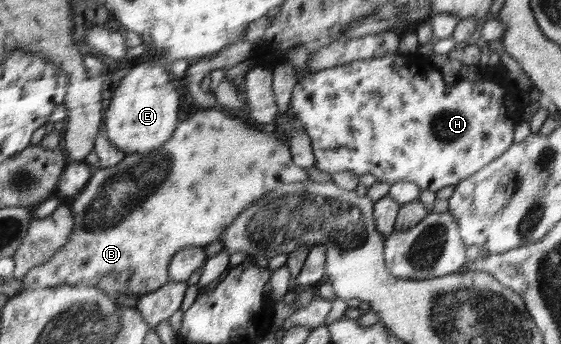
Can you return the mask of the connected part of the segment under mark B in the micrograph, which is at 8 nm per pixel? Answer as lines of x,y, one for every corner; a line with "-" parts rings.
213,107
209,109
198,108
197,112
179,122
177,128
173,130
173,136
159,150
147,154
129,154
123,157
123,160
111,168
94,169
91,178
85,188
75,197
74,200
68,202
73,214
73,233
69,235
69,241
60,249
57,249
57,254
53,255
49,261
29,270
23,278
24,290
37,290
37,288
49,288
49,286
75,286
77,282
81,282
81,286
95,286
99,288
107,296
129,296
135,294
141,297
149,294
154,290
160,289
161,286
169,282
169,264
171,258
187,246
202,246
205,247
211,242
215,242
231,224
233,220
239,217
241,212
251,206
253,202
261,200
269,190
275,190
281,182
307,182
309,173
306,169
297,166
292,160
292,154
287,143
279,138
274,131
268,127
254,126
241,121
239,118
231,117
222,109

